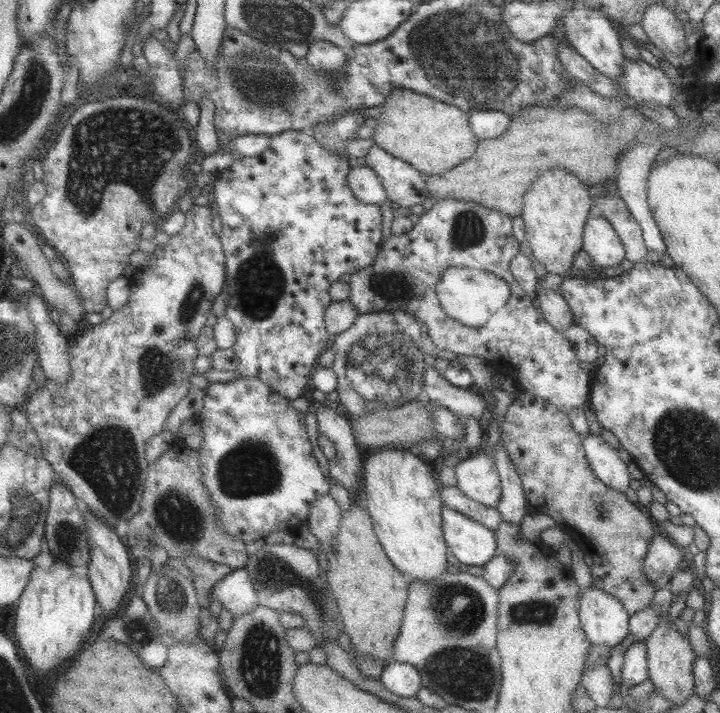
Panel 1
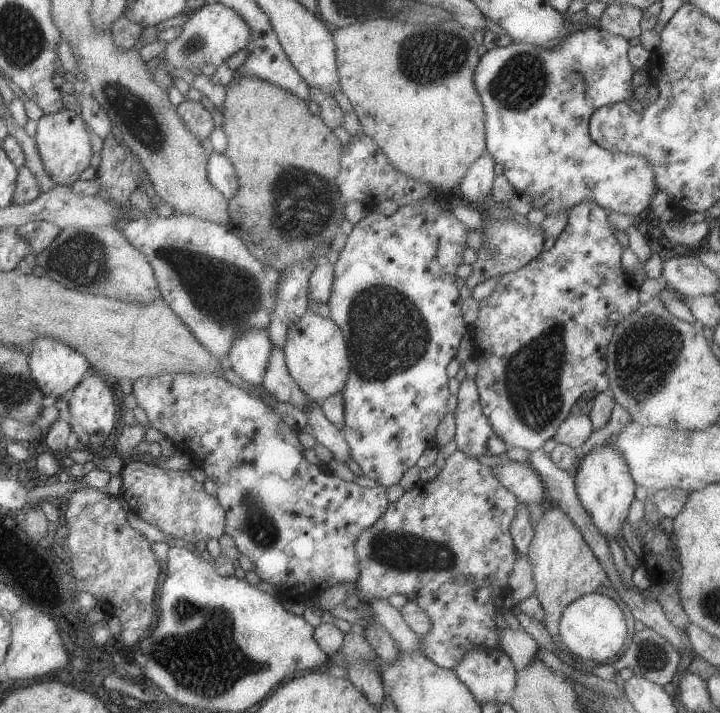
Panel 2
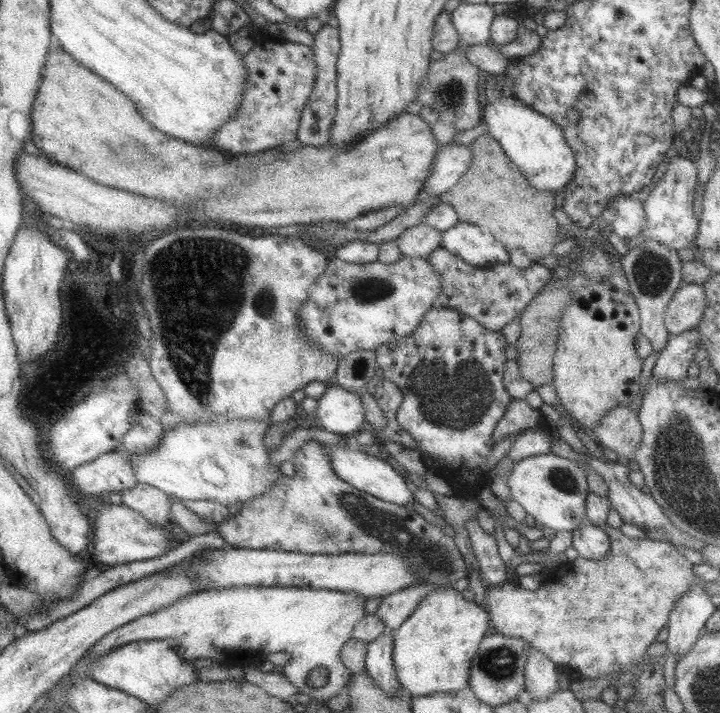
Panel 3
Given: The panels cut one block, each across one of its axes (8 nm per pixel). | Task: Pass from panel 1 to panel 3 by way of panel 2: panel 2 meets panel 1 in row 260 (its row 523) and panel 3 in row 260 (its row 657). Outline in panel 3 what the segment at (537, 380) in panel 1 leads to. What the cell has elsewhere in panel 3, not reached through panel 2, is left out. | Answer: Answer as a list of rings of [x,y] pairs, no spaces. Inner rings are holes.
[[[441,246],[433,250],[425,260],[439,276],[441,292],[437,296],[437,306],[457,310],[461,316],[473,318],[483,328],[493,332],[499,332],[509,320],[521,318],[527,304],[545,288],[553,274],[553,270],[539,266],[537,262],[525,270],[503,262],[491,266],[473,266]]]

